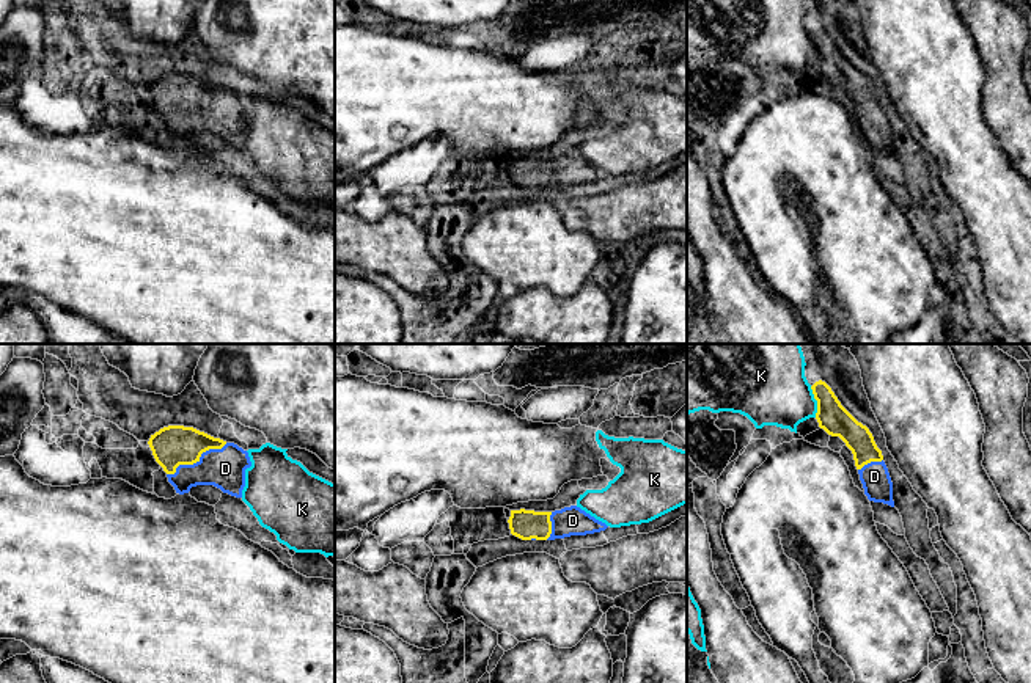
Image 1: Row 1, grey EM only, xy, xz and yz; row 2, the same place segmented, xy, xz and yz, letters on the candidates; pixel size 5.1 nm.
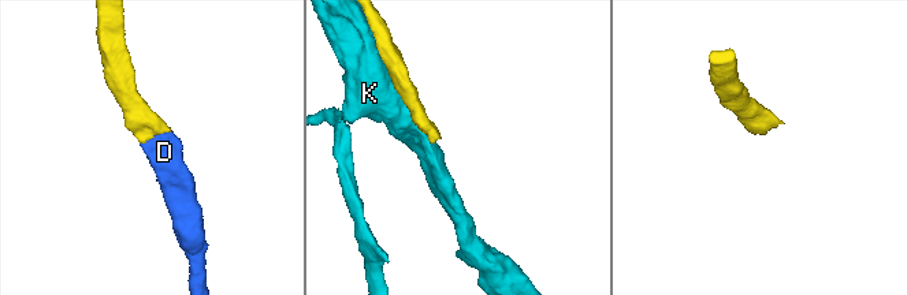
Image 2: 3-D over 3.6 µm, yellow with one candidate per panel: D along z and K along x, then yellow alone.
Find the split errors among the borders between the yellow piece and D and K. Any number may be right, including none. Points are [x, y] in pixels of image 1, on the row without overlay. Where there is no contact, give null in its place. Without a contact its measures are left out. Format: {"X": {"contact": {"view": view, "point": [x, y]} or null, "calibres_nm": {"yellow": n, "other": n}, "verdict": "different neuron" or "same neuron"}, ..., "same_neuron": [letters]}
{"D": {"contact": {"view": "xy", "point": [197, 109]}, "calibres_nm": {"yellow": 200, "other": 200}, "verdict": "same neuron"}, "K": {"contact": {"view": "yz", "point": [818, 51]}, "calibres_nm": {"yellow": 160, "other": 360}, "verdict": "different neuron"}, "same_neuron": ["D"]}

